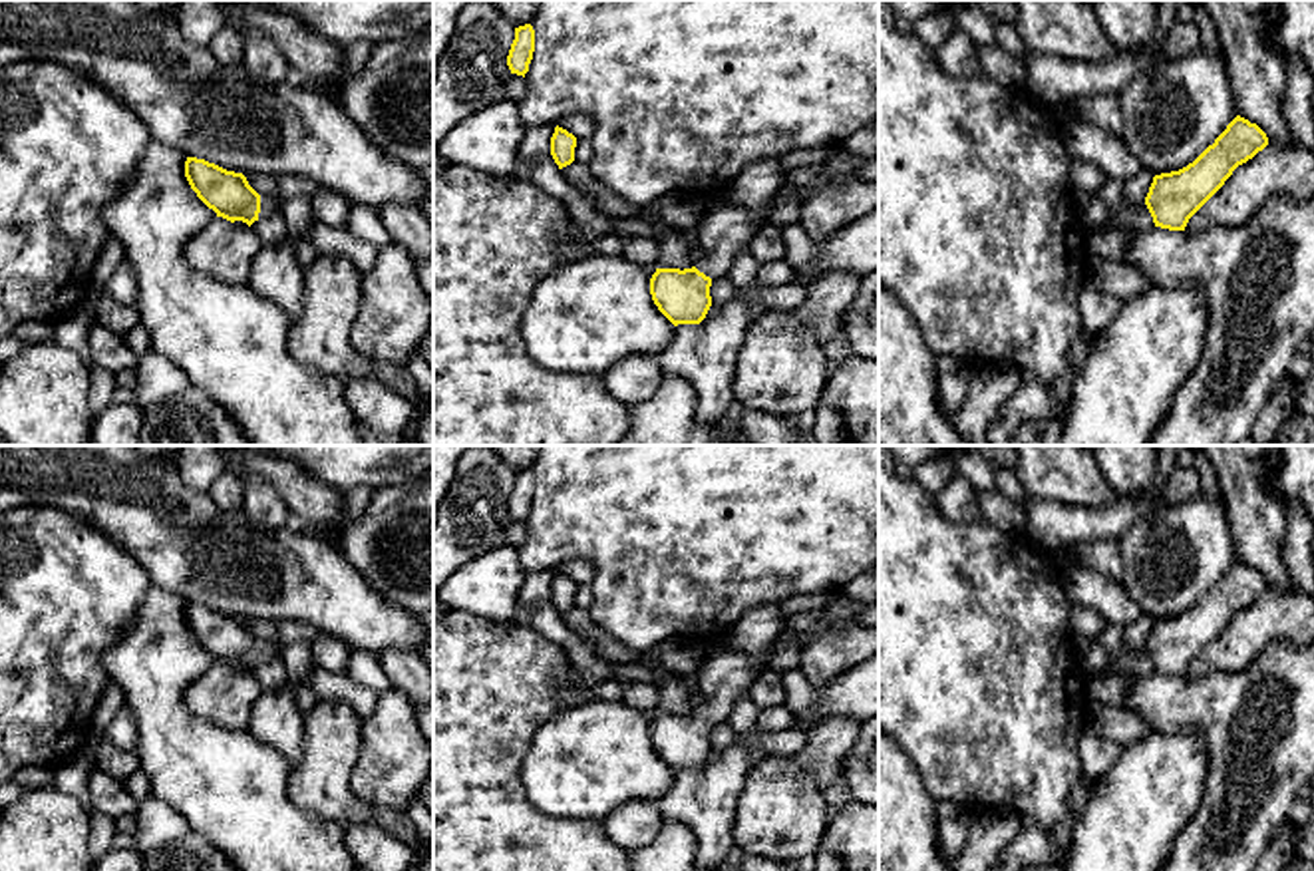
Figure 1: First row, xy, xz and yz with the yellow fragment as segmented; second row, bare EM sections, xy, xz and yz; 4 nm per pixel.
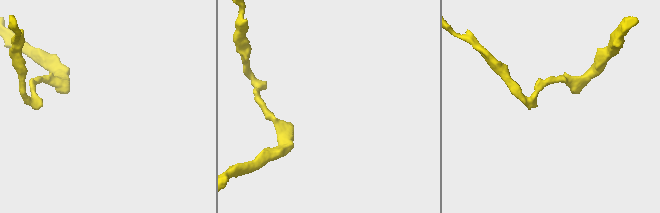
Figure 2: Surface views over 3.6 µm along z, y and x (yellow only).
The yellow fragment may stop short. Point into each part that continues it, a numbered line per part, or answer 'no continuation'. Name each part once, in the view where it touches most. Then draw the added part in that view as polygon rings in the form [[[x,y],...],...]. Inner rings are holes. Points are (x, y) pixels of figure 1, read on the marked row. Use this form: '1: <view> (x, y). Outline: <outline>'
1: xy (269, 203). Outline: [[[260,195],[260,213],[258,219],[270,217],[282,207],[282,201],[278,195]]]

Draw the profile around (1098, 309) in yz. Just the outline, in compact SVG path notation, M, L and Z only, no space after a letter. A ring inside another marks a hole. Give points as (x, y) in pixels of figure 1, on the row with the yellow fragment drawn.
M1085 282L1077 294L1077 310L1081 314L1081 326L1091 336L1105 330L1117 316L1119 308L1121 300L1097 290L1089 282Z

